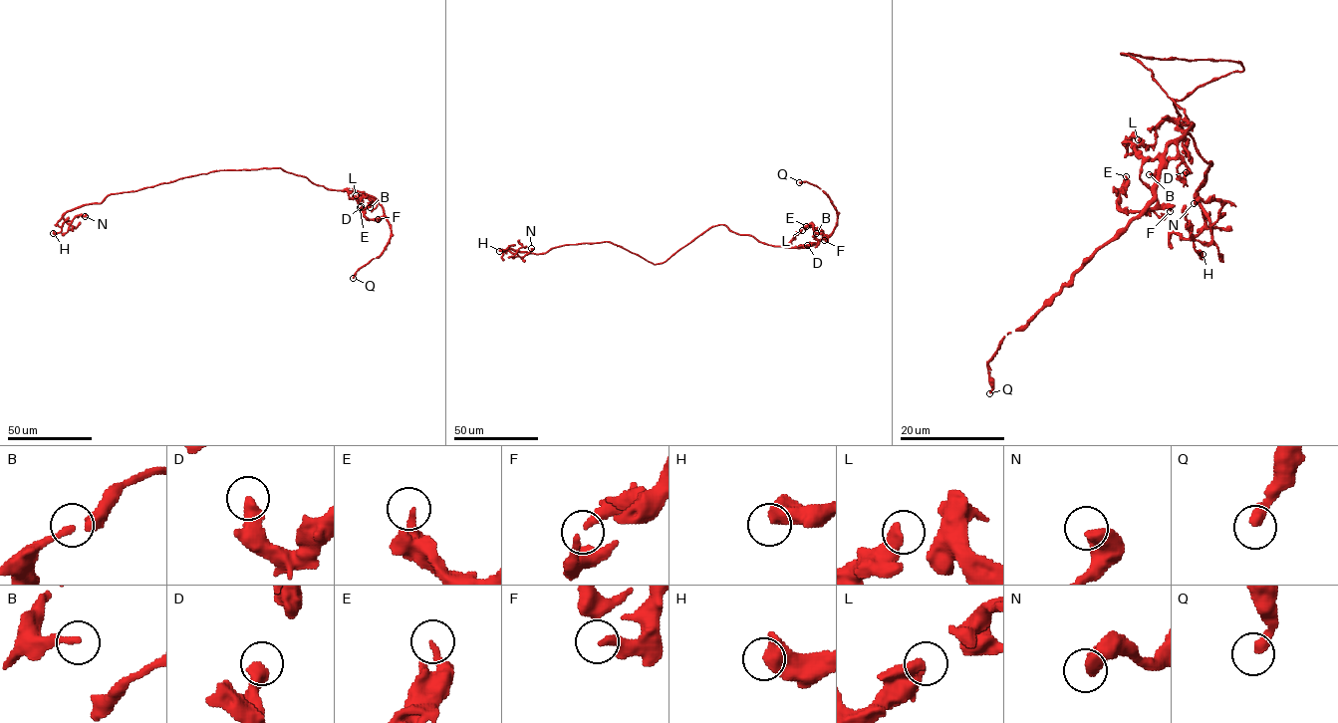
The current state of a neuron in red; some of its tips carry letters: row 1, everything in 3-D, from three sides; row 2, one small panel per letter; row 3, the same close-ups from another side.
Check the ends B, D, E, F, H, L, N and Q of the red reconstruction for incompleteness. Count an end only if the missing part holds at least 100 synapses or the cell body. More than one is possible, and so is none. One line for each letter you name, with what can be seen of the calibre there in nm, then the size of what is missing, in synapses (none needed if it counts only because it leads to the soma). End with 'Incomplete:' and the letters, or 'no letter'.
Incomplete: no letter

